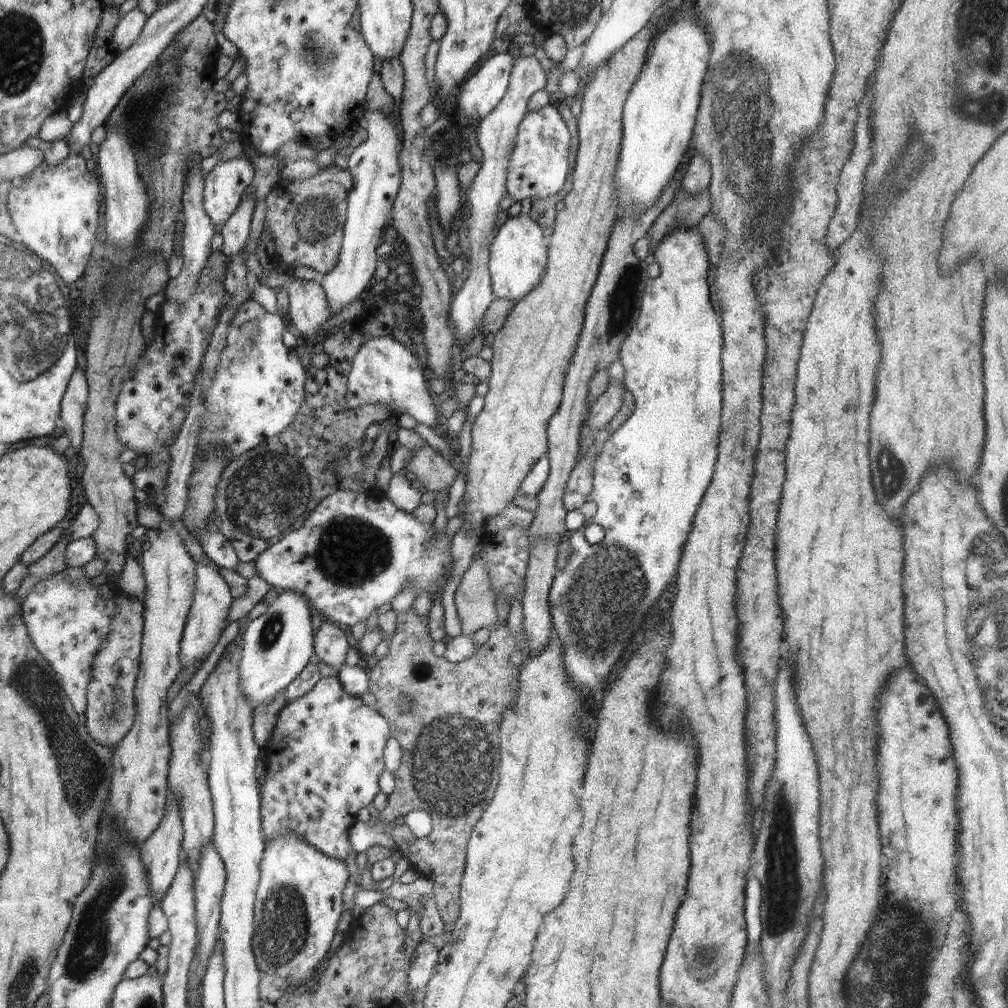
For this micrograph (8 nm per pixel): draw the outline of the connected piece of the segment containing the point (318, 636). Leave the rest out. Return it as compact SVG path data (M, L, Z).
M330 621L322 622L313 636L314 652L316 656L326 662L328 666L340 670L345 664L346 653L350 648L348 638L338 625Z

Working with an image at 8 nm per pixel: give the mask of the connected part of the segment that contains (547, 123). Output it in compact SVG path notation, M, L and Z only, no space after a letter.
M548 103L542 110L528 111L518 124L514 148L506 168L506 190L511 198L515 201L524 198L552 198L567 188L572 170L568 160L569 148L570 132L558 108Z

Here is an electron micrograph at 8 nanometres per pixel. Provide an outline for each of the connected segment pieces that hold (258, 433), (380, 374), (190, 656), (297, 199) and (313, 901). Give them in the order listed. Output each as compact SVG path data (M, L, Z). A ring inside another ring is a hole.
M252 298L236 310L218 368L206 390L193 470L202 464L210 450L216 454L228 452L230 459L238 458L292 424L294 414L300 410L306 396L307 369L300 363L295 349L287 348L282 341L287 328L278 313L268 313Z
M392 335L376 337L365 342L355 354L350 372L347 374L346 404L350 408L366 404L382 404L392 408L393 416L412 416L418 424L430 426L451 444L456 444L464 428L465 416L456 410L448 420L439 418L439 406L432 400L426 379L428 372L423 368L418 355Z
M196 563L196 592L194 592L194 602L190 607L187 623L183 630L179 654L181 668L186 668L191 673L190 680L208 658L222 636L222 632L229 625L228 618L230 618L232 601L233 596L230 588L224 582L218 568L210 566L210 564ZM197 663L199 663L198 667L196 666Z
M333 164L310 178L281 181L267 195L265 229L274 240L277 263L282 268L312 268L319 277L334 270L339 259L346 218L347 196L352 190L352 175Z
M294 832L278 836L265 844L260 863L260 880L254 903L254 934L252 950L256 964L264 975L286 978L290 989L308 987L316 978L314 968L329 956L329 950L336 932L336 925L342 916L342 892L348 880L347 863L330 858L306 844Z

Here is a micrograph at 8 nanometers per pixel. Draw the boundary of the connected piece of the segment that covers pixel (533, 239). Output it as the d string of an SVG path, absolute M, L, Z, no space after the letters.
M528 213L502 218L495 233L489 247L488 262L492 296L517 302L542 282L542 276L546 274L548 243L544 240L542 227Z

